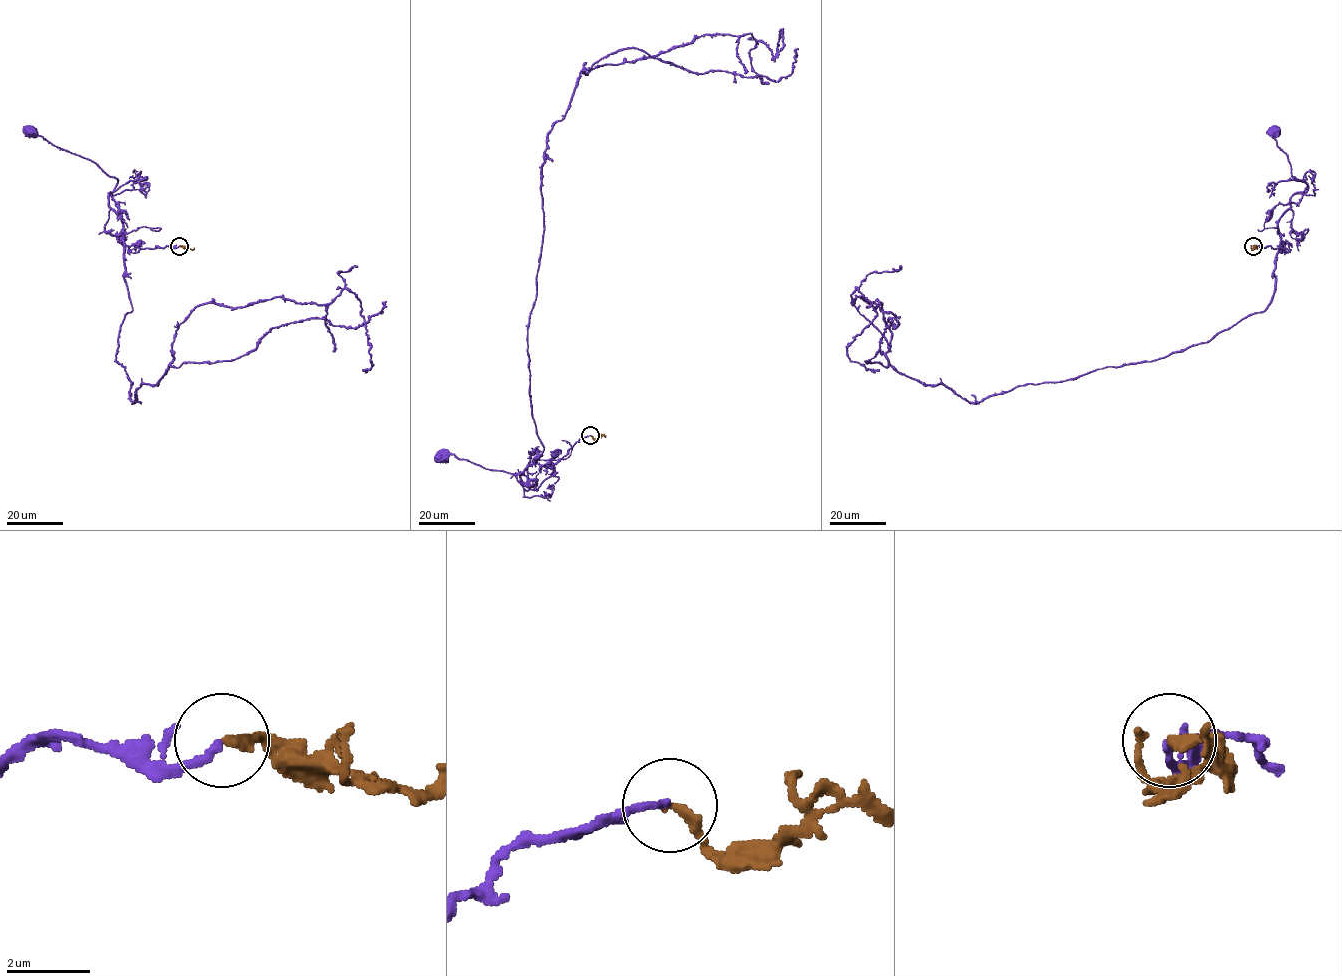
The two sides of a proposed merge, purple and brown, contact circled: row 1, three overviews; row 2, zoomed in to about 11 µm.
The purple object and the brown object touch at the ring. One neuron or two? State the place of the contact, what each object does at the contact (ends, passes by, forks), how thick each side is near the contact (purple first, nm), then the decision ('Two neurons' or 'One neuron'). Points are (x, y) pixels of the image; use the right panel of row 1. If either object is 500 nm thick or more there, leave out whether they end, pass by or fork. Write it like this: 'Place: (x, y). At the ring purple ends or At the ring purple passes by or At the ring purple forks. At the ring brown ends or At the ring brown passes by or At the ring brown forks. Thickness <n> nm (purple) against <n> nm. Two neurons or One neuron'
Place: (1253, 246). At the ring purple ends. At the ring brown ends. Thickness 170 nm (purple) against 240 nm. One neuron

